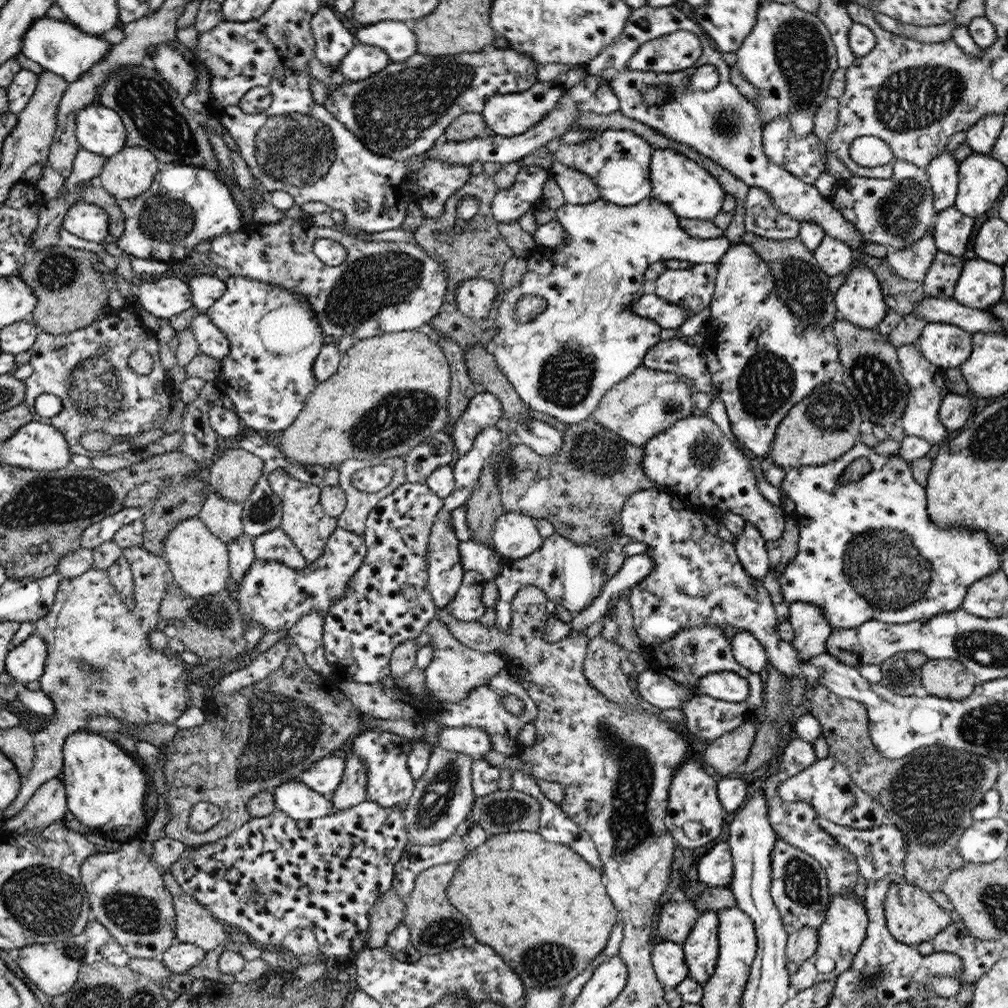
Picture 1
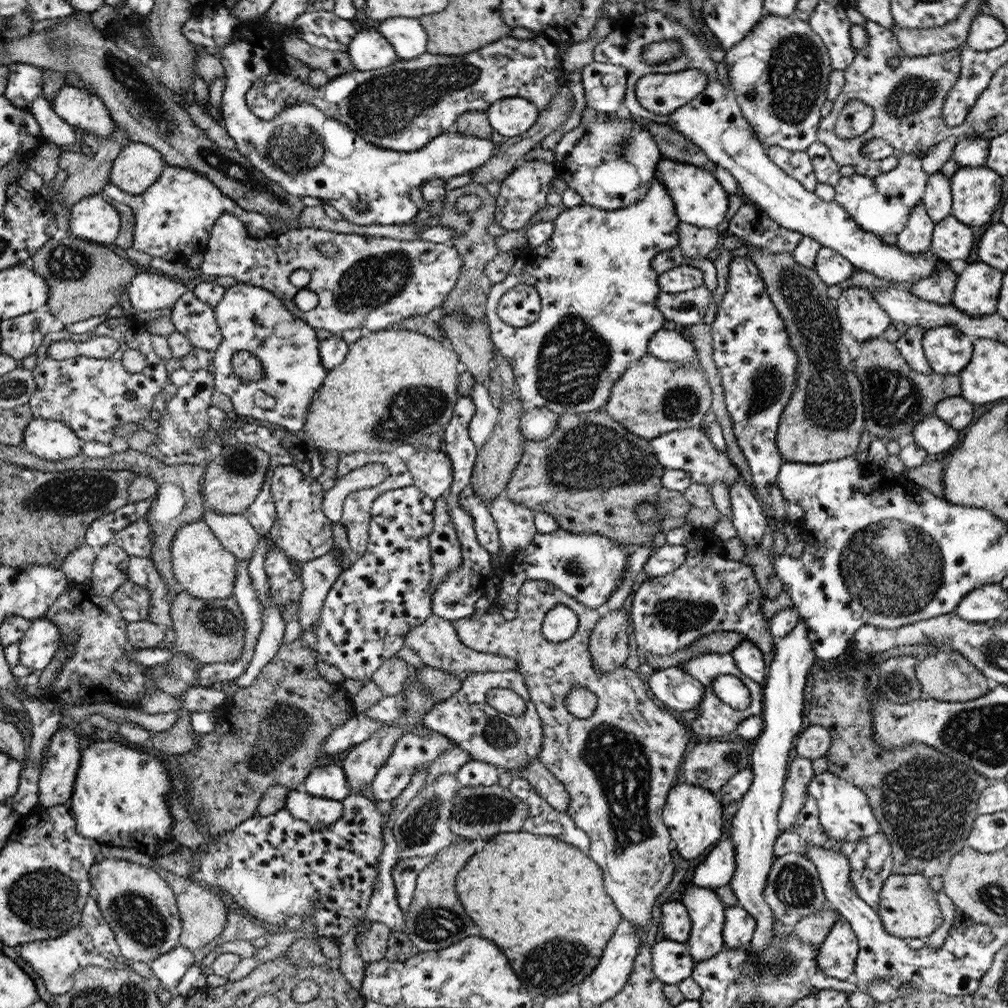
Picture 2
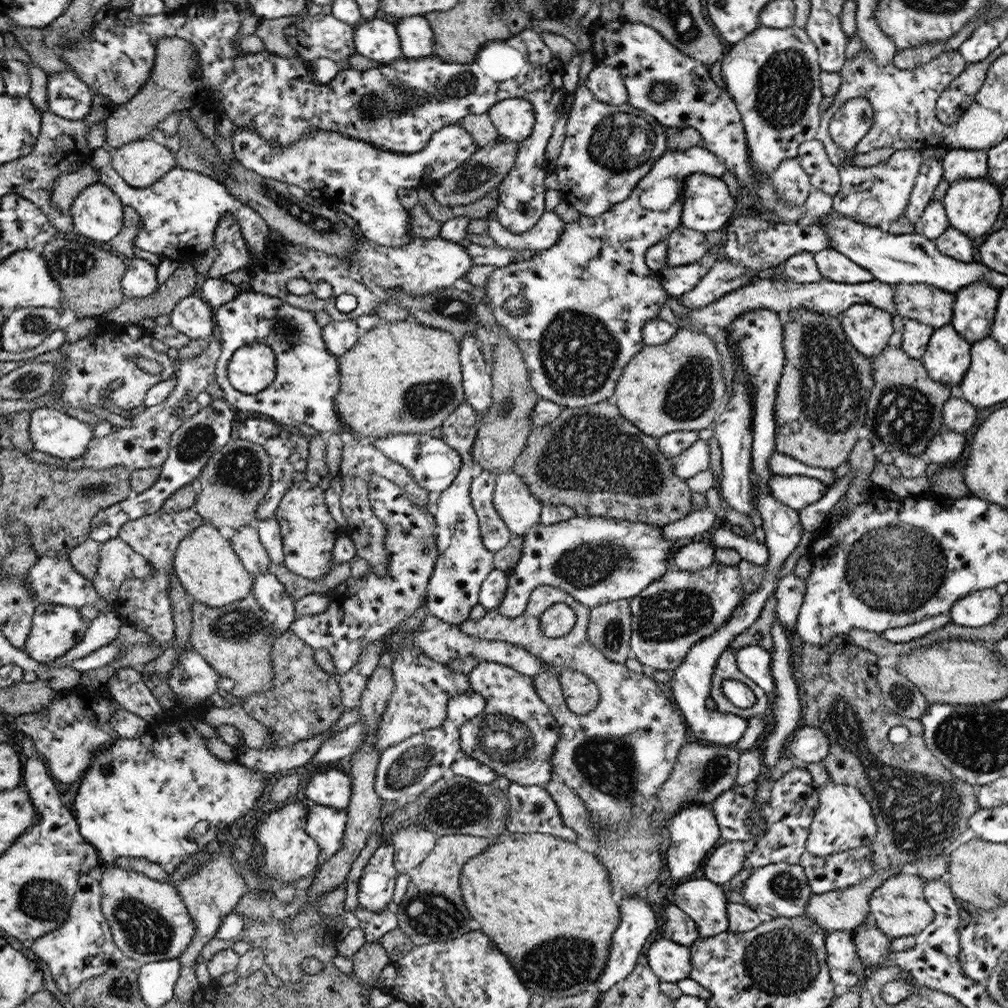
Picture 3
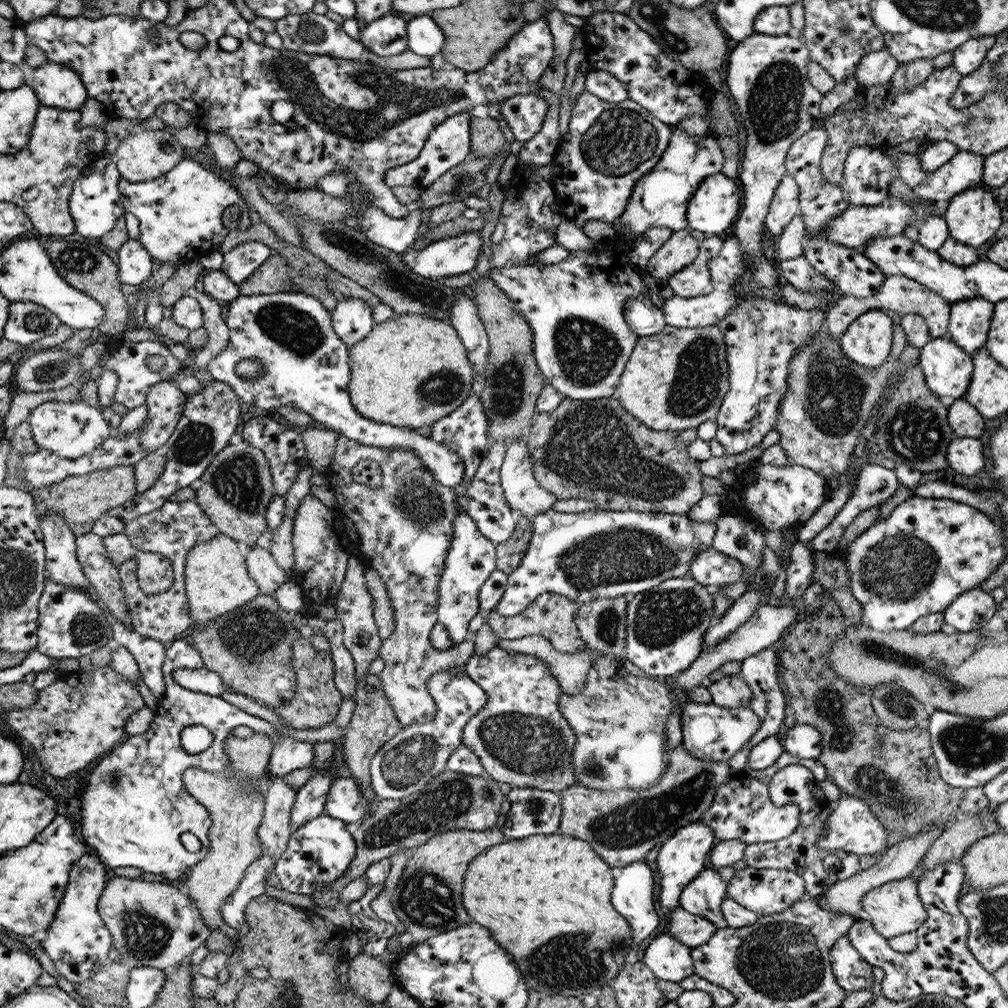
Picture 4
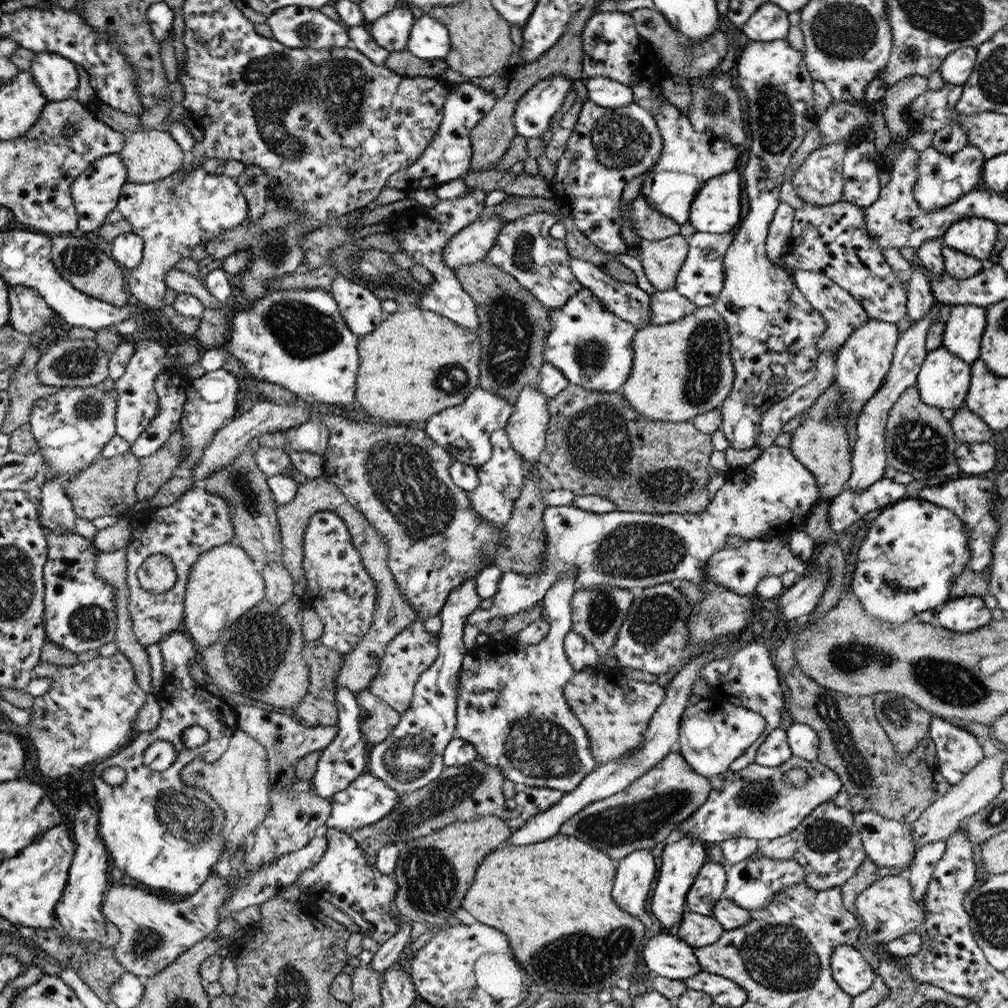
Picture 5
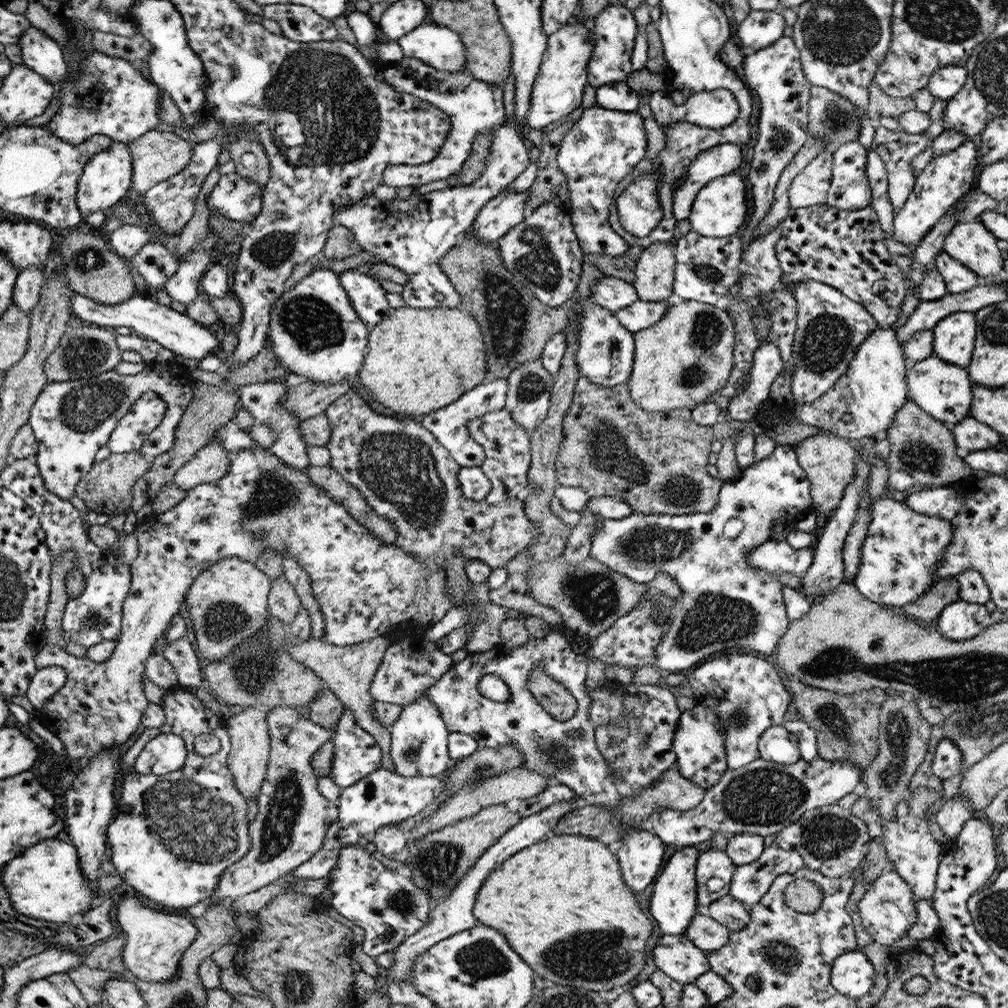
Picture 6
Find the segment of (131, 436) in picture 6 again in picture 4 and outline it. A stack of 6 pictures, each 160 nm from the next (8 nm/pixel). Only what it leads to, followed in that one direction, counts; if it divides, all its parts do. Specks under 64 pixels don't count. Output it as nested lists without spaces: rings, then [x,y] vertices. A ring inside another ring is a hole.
[[[112,339],[107,345],[105,351],[100,355],[100,364],[103,368],[111,368],[118,377],[118,384],[115,390],[114,401],[124,404],[130,411],[137,406],[142,406],[146,403],[146,396],[150,392],[150,388],[157,382],[163,380],[174,379],[179,374],[179,369],[183,368],[185,363],[179,361],[176,357],[170,353],[169,348],[158,340],[146,340],[146,341],[116,341]],[[148,356],[164,356],[166,358],[166,364],[160,372],[152,372],[148,366],[146,366],[146,358]]]

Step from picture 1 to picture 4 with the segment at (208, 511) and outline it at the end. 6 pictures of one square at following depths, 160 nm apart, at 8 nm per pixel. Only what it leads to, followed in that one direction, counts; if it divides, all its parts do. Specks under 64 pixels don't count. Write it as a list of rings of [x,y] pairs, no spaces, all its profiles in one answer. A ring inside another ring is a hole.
[[[252,545],[246,555],[246,561],[250,575],[258,583],[259,591],[268,595],[275,594],[276,590],[291,579],[278,566],[269,549]]]

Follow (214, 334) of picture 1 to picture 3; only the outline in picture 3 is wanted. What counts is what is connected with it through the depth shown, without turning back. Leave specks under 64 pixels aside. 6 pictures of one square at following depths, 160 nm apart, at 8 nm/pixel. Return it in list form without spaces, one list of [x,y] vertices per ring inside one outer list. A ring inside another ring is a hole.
[[[193,294],[183,298],[169,314],[170,325],[191,340],[207,339],[217,332],[211,305]]]

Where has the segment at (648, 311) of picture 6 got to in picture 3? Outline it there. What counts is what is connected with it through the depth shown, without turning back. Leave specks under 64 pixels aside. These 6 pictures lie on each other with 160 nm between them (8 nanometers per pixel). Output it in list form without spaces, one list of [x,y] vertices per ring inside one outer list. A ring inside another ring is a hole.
[[[756,278],[750,284],[731,290],[721,296],[718,300],[713,300],[712,304],[702,308],[688,310],[690,318],[694,324],[701,324],[708,331],[713,331],[716,327],[726,330],[727,326],[734,319],[743,315],[743,312],[752,309],[770,309],[774,312],[784,312],[790,309],[811,310],[815,313],[829,314],[830,316],[840,317],[847,308],[853,304],[870,304],[888,311],[893,317],[897,315],[895,307],[895,288],[879,280],[871,280],[869,283],[860,284],[840,284],[830,282],[824,278],[818,282],[797,283],[792,280],[760,279]]]

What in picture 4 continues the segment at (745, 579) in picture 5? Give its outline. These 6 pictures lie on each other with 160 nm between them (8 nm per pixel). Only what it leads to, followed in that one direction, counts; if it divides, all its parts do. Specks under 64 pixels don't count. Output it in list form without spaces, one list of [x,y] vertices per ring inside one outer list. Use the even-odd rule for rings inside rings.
[[[714,547],[696,553],[690,564],[692,579],[707,589],[730,586],[742,578],[742,564],[739,560],[718,552]]]

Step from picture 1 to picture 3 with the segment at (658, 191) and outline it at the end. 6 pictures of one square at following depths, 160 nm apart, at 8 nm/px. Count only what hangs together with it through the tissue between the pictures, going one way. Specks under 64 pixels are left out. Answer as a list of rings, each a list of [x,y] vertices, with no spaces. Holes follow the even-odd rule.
[[[692,173],[682,182],[679,194],[683,193],[681,224],[692,230],[701,233],[714,232],[714,230],[724,231],[732,212],[736,208],[734,196],[730,194],[728,185],[716,176],[704,173]]]

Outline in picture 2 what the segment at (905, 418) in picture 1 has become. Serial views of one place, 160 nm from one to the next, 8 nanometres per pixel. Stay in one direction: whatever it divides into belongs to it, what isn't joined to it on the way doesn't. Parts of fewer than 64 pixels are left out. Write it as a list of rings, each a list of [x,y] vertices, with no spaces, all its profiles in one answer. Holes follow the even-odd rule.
[[[911,326],[905,330],[900,338],[896,341],[896,348],[899,353],[905,358],[905,361],[916,371],[922,374],[930,374],[931,366],[927,361],[922,339],[926,328],[920,326]],[[935,412],[919,420],[913,426],[911,435],[914,443],[919,444],[934,459],[941,458],[948,450],[954,450],[954,444],[960,438],[958,431],[938,418]]]

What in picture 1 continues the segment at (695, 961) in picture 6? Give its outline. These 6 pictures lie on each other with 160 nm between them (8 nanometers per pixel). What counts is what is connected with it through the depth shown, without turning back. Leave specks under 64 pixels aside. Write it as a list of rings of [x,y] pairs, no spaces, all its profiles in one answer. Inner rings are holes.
[[[663,941],[653,948],[652,967],[657,980],[664,987],[676,987],[688,978],[688,967],[682,945]]]

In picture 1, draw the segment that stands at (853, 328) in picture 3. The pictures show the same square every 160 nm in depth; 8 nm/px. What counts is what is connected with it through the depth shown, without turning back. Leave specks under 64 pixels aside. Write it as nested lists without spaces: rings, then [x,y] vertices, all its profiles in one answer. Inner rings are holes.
[[[858,263],[847,272],[845,282],[835,293],[838,315],[855,327],[877,329],[886,316],[887,306],[874,269]]]

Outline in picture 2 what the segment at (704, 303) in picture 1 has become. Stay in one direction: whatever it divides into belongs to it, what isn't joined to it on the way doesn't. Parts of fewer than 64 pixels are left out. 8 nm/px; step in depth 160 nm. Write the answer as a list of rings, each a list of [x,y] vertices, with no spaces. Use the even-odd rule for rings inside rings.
[[[685,263],[659,274],[657,281],[661,292],[674,294],[694,290],[704,283],[703,272]]]

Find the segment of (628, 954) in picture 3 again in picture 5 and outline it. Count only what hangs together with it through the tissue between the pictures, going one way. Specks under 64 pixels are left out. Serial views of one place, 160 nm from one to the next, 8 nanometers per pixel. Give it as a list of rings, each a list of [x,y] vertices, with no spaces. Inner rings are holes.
[[[651,849],[635,850],[618,861],[614,894],[616,904],[632,916],[648,922],[646,898],[657,875],[656,862]]]

